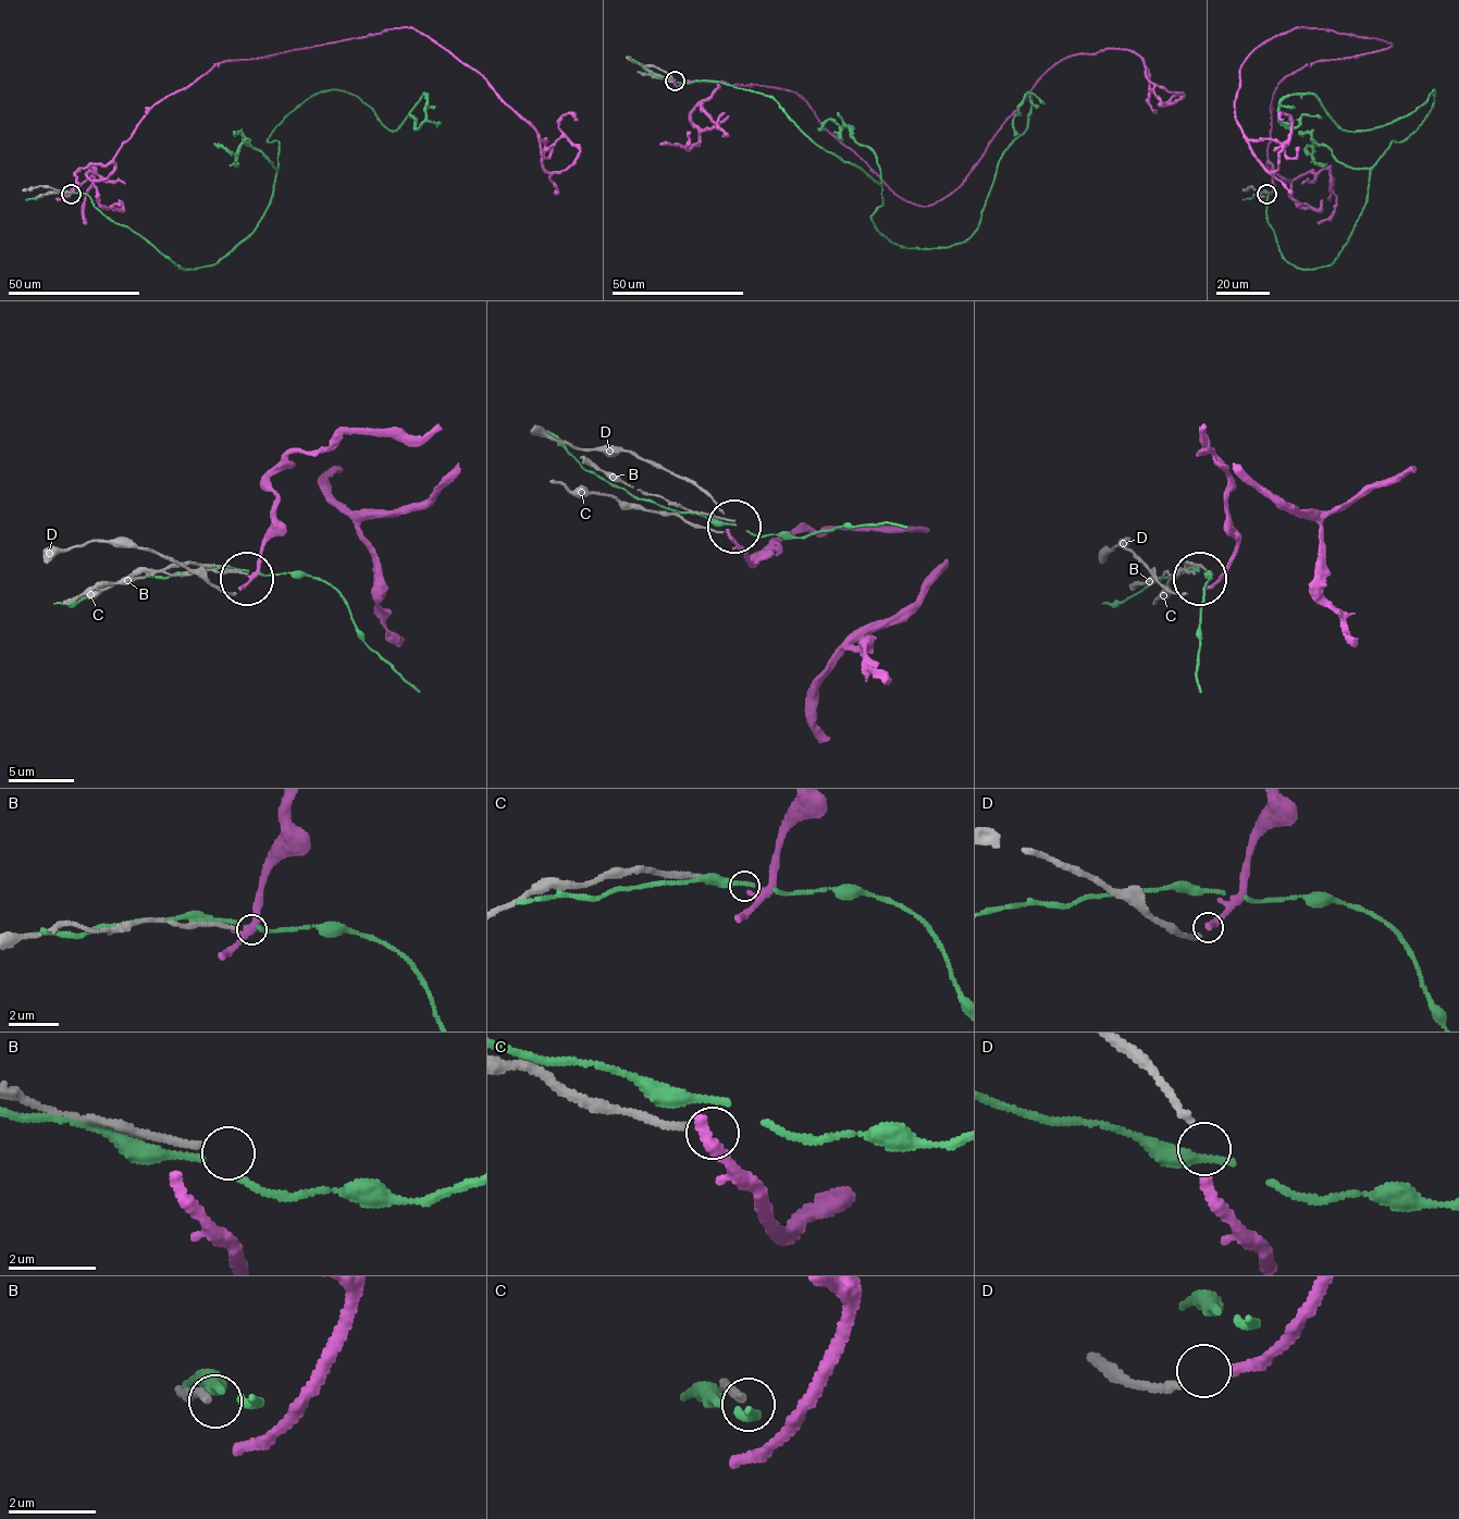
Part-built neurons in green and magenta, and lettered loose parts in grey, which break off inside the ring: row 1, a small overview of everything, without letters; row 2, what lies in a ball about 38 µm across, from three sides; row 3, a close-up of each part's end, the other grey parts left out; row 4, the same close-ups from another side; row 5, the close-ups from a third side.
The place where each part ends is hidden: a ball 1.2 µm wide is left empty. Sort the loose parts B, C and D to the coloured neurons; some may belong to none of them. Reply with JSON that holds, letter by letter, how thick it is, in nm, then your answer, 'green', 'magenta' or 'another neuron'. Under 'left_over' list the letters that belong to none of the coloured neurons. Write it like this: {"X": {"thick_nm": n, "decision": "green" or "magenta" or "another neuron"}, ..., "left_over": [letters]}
{"B": {"thick_nm": 160, "decision": "another neuron"}, "C": {"thick_nm": 180, "decision": "another neuron"}, "D": {"thick_nm": 180, "decision": "magenta"}, "left_over": ["B", "C"]}

